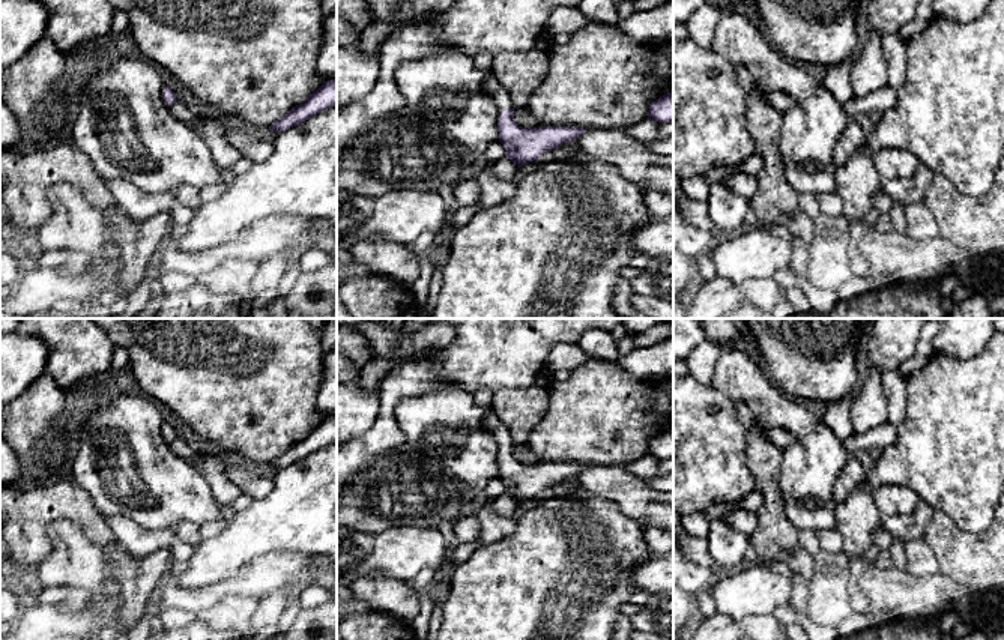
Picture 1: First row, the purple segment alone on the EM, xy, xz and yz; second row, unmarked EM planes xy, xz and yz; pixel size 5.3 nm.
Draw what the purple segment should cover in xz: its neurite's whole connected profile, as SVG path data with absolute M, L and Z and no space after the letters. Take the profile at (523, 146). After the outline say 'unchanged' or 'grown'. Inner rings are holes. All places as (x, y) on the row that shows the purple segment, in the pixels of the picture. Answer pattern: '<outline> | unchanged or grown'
M491 74L484 81L482 90L496 102L499 141L507 149L507 158L519 167L538 161L543 153L574 141L586 132L579 126L522 128L514 120L510 95Z | grown

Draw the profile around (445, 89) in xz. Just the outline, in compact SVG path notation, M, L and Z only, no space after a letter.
M461 51L436 53L431 57L409 60L395 69L395 81L406 99L406 110L422 120L439 125L446 135L458 143L469 159L484 156L493 141L499 141L497 107L482 90L490 69L473 65L472 56Z

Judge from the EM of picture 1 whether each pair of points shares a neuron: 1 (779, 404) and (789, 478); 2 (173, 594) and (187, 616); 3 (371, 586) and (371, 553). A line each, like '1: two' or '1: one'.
1: one
2: two
3: two

